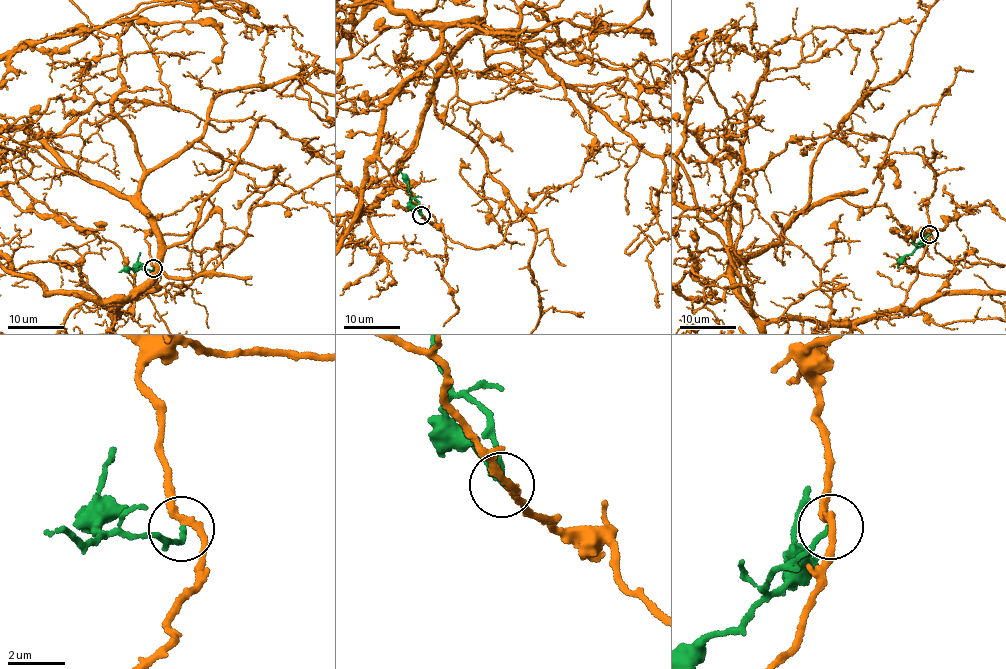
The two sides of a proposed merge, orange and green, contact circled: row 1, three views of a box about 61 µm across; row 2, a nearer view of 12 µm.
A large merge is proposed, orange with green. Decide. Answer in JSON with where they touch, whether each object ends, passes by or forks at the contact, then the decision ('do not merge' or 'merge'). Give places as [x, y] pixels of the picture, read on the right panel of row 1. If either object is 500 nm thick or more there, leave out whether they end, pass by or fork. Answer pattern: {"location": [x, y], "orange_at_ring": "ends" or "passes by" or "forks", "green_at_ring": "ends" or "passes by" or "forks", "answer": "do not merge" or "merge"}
{"location": [929, 234], "orange_at_ring": "passes by", "green_at_ring": "ends", "answer": "do not merge"}

